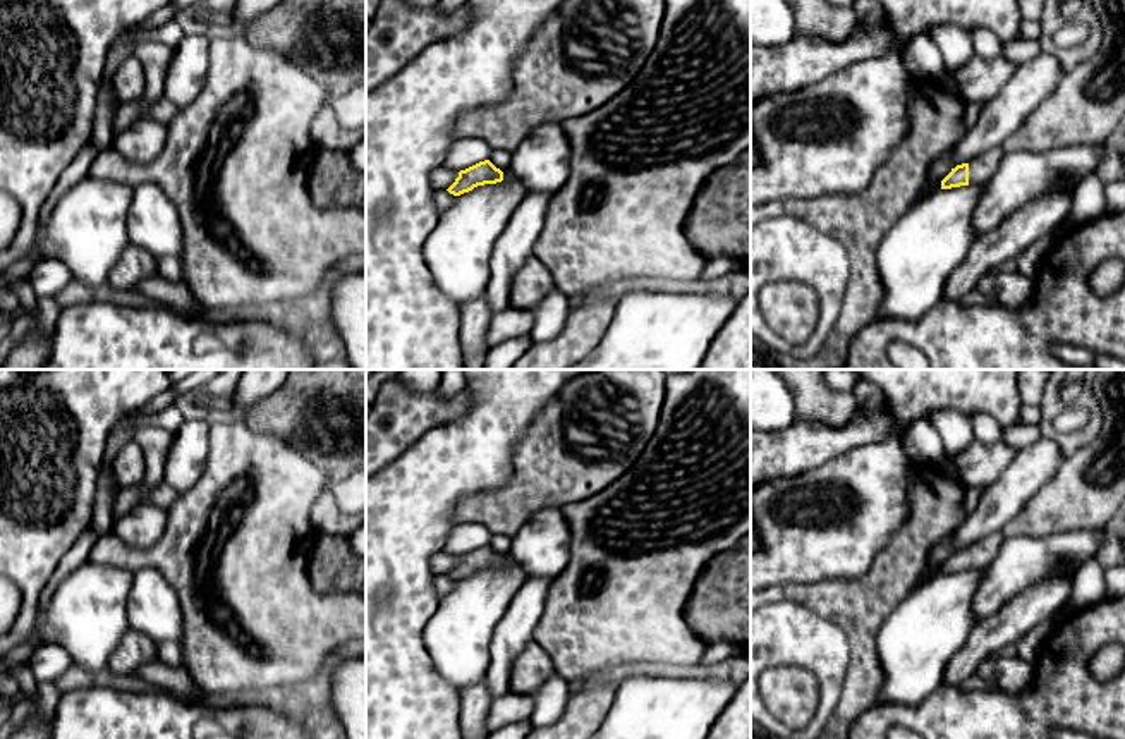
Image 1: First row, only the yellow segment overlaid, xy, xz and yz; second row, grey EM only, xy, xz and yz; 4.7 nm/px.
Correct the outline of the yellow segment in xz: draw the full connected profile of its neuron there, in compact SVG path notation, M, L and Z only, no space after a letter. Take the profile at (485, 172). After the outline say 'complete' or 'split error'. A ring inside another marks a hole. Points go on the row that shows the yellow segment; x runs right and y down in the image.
M490 160L479 162L459 172L455 182L447 189L453 196L472 191L477 186L496 184L503 180L503 172Z | complete

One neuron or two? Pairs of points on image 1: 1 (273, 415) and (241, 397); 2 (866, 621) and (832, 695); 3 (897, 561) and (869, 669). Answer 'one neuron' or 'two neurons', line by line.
1: two neurons
2: two neurons
3: one neuron

